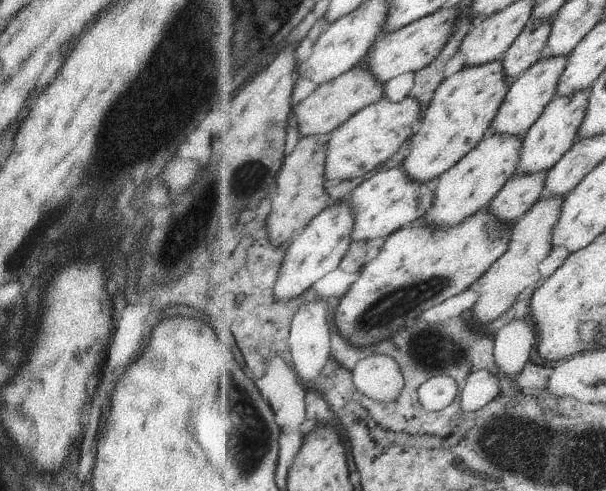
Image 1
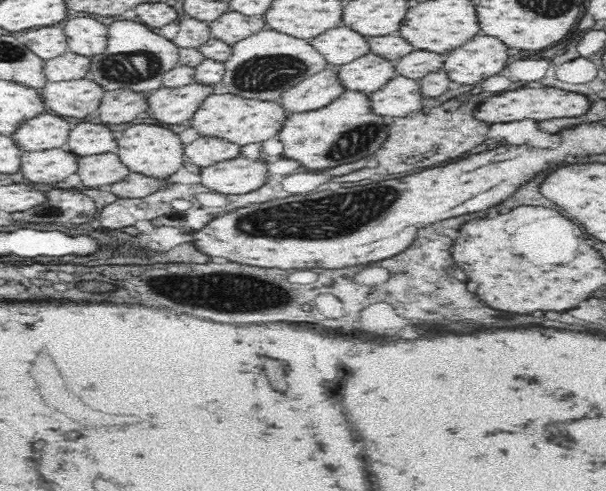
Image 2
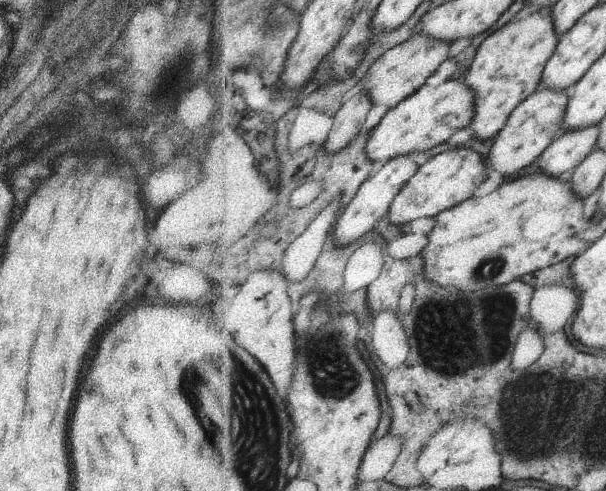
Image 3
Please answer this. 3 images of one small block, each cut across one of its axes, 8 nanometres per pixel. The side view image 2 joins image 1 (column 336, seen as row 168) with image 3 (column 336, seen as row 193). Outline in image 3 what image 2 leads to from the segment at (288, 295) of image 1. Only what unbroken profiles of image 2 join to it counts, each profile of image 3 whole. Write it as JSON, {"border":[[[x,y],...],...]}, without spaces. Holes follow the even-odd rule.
{"border":[[[406,154],[406,156],[398,156],[398,158],[388,161],[378,173],[370,177],[351,202],[347,204],[340,220],[336,222],[333,239],[336,246],[346,248],[374,231],[380,222],[390,214],[392,204],[404,192],[404,186],[420,172],[420,168],[424,168],[424,166],[414,161],[410,154]]]}

